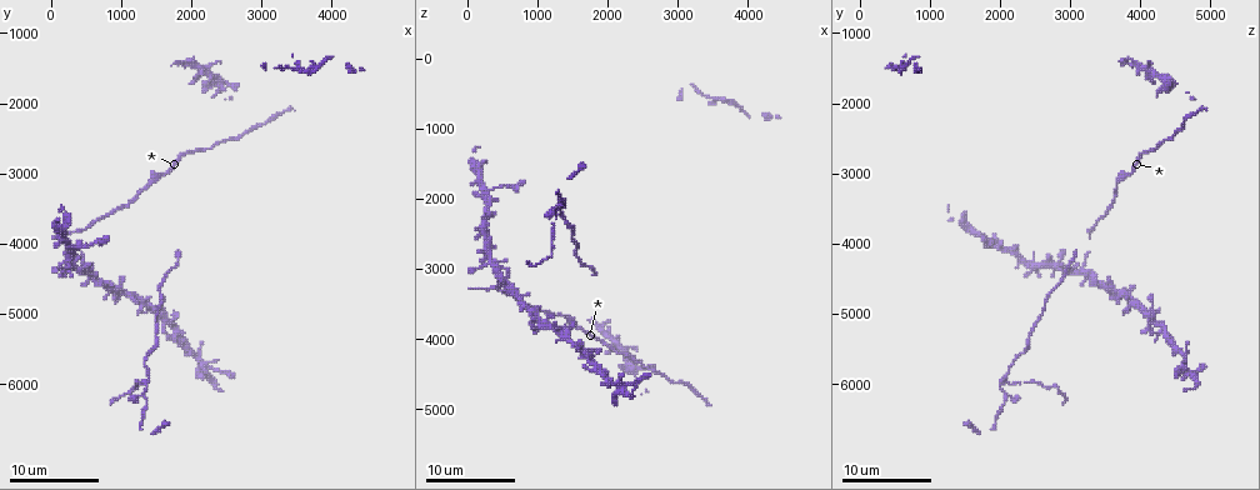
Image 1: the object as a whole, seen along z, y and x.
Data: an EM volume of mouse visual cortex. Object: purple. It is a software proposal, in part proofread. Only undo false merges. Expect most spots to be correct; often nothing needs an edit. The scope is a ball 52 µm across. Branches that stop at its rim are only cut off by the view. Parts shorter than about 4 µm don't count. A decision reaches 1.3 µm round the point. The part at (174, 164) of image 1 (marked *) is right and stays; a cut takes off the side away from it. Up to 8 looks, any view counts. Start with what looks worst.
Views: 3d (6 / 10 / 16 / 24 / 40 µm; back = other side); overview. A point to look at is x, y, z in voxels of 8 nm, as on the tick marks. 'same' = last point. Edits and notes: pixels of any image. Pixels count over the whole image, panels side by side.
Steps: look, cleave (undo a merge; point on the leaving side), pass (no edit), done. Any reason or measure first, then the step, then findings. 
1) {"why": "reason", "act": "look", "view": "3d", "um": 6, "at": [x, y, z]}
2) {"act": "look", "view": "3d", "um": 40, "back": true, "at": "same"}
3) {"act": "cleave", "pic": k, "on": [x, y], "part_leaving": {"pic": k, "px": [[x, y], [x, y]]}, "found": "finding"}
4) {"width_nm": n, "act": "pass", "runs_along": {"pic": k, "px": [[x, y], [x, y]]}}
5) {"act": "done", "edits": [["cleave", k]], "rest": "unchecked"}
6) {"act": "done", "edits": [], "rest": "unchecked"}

{"act": "look", "view": "3d", "um": 16, "at": [1300, 6050, 2050]}

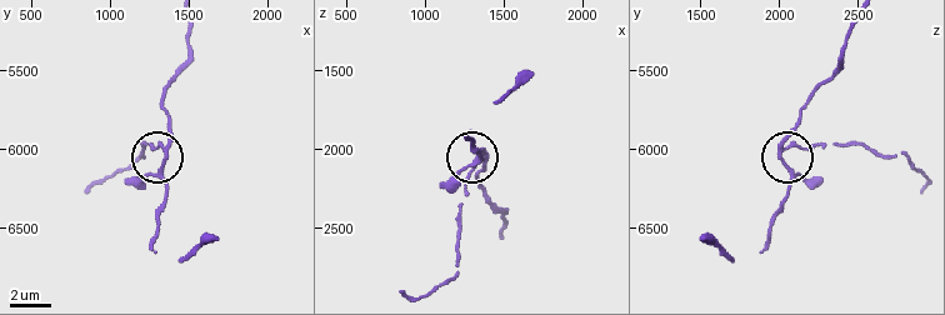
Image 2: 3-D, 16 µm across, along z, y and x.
{"why": "closer look", "act": "look", "view": "3d", "um": 6, "at": [1340, 5980, 2020]}

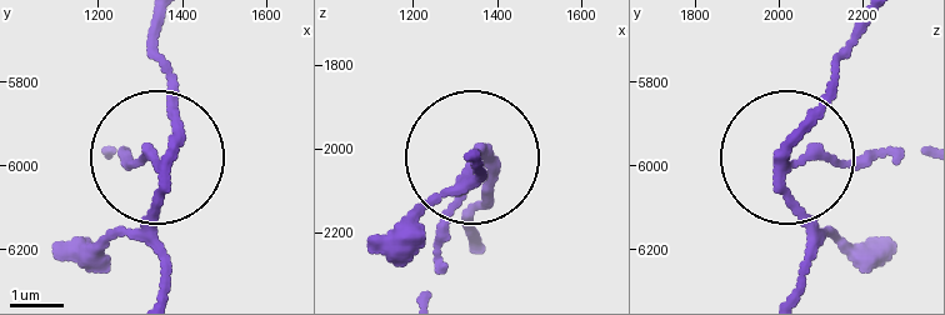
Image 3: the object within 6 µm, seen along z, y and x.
{"width_nm": 170, "act": "pass", "found": "all the same neuron"}

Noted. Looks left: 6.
{"act": "look", "view": "3d", "um": 10, "at": [950, 4550, 3600]}

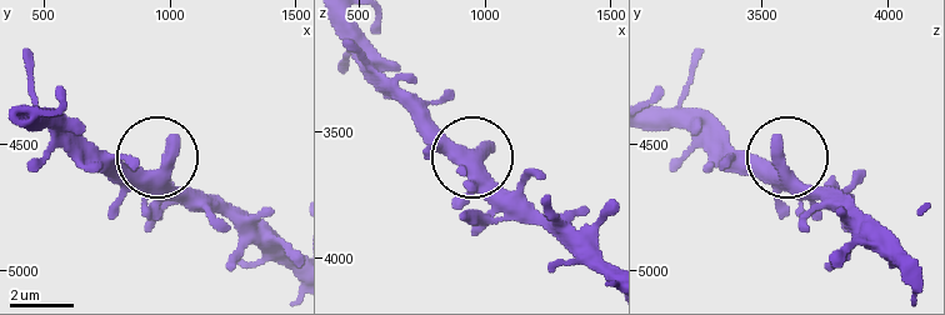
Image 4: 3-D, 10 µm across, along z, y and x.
{"act": "pass", "found": "continuous, no second neuron"}

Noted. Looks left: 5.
{"why": "four or more arms meet", "act": "look", "view": "3d", "um": 10, "at": [500, 4400, 3150]}

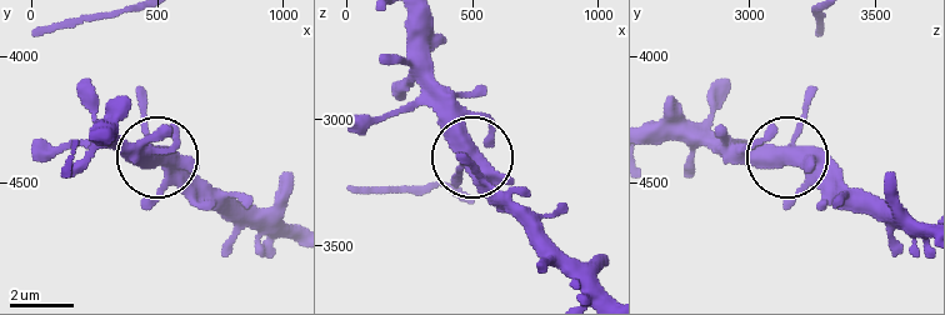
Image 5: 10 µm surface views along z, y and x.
{"act": "look", "view": "3d", "um": 6, "at": [530, 4400, 3170]}

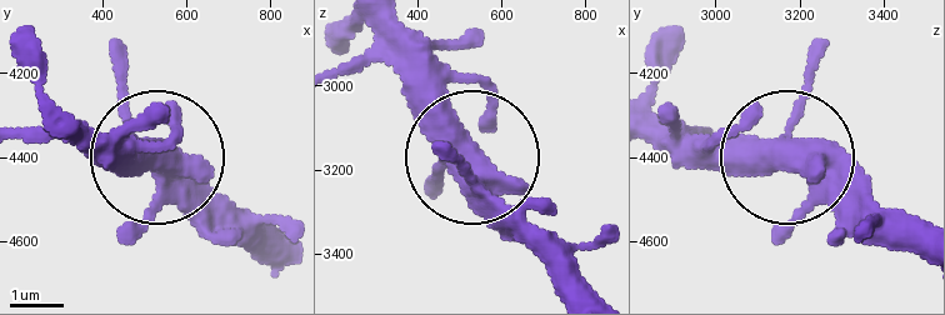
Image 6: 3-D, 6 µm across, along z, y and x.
{"width_nm": 430, "act": "pass", "found": "all the same neuron"}

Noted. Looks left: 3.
{"why": "a narrow waist", "act": "look", "view": "3d", "um": 16, "at": [1500, 5300, 2450]}

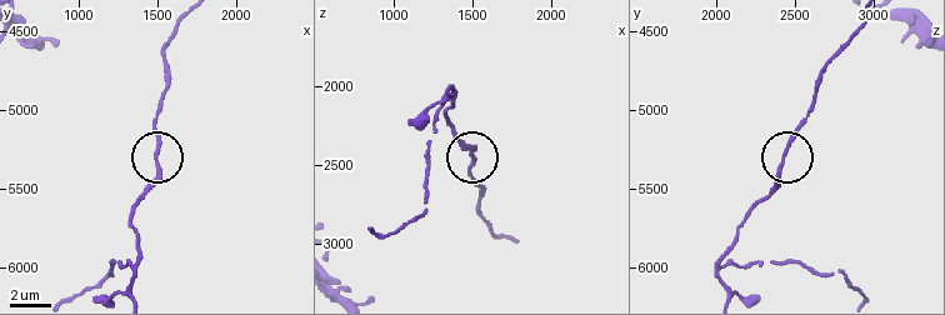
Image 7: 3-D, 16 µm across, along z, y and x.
{"act": "pass", "found": "continuous, no second neuron"}

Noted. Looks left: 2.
{"act": "done", "edits": [], "rest": "unchecked"}

